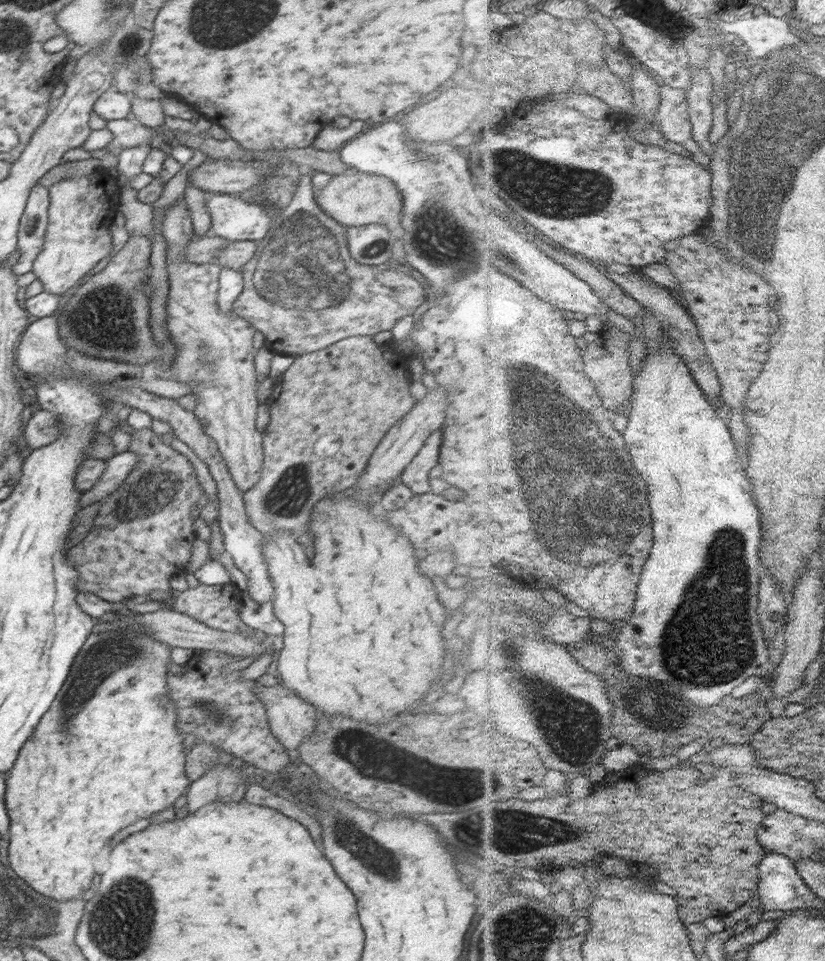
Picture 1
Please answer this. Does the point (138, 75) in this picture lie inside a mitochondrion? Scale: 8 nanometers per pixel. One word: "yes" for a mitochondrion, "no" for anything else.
yes

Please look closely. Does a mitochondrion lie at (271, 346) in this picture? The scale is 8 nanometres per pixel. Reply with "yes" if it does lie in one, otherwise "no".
no

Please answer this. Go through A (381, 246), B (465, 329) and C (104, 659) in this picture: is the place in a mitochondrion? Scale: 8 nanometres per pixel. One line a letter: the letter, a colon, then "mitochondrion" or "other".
A: other
B: other
C: mitochondrion

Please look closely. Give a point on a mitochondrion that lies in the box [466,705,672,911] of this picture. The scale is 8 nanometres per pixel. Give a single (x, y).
(560, 722)

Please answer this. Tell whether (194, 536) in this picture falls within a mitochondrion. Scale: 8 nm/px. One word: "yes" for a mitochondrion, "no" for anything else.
no

